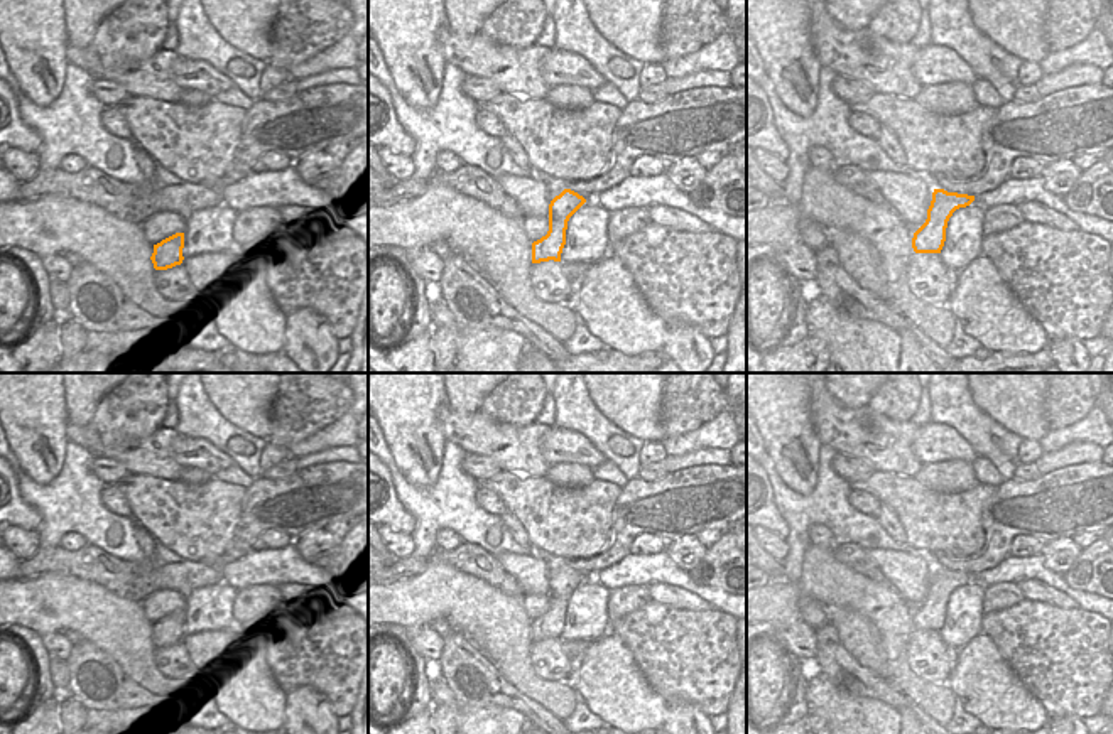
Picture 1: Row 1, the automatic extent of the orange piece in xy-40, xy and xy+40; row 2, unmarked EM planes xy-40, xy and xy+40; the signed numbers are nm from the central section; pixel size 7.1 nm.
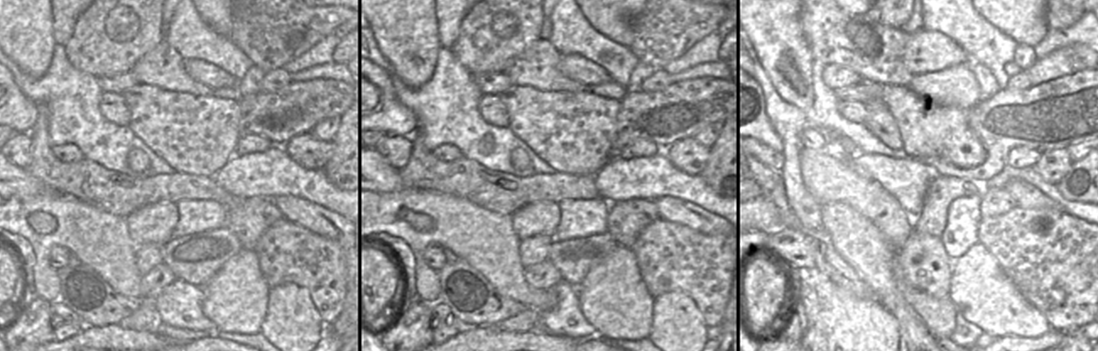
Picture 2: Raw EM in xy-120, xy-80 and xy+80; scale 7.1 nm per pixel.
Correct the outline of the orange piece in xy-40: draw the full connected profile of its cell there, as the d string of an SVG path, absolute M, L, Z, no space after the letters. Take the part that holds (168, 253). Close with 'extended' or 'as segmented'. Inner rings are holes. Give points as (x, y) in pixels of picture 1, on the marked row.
M176 233L160 243L154 245L154 253L150 256L155 270L167 270L181 265L184 248L184 233Z; as segmented

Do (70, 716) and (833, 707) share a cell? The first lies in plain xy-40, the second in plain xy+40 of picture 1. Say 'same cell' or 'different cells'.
different cells

